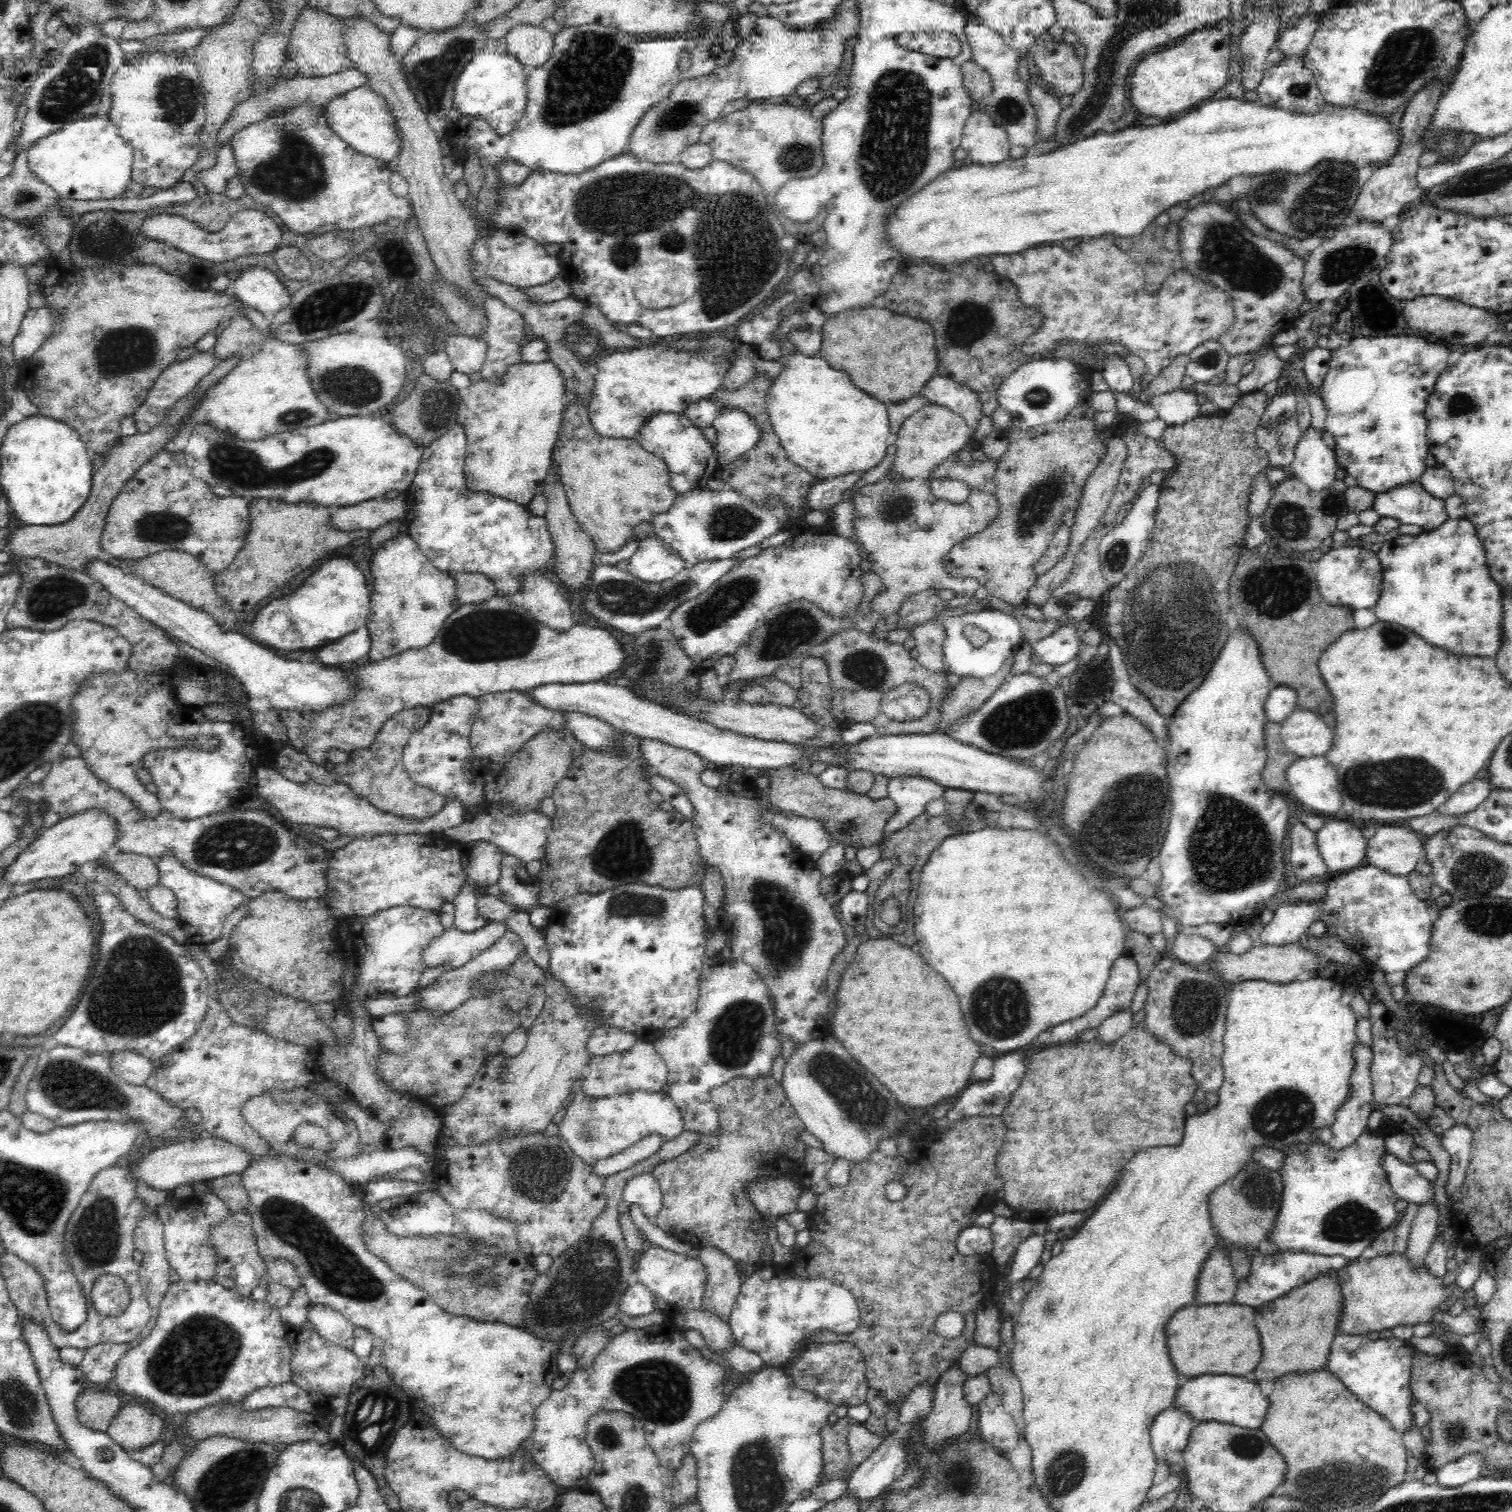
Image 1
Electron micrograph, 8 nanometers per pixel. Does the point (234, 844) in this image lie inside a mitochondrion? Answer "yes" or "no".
yes

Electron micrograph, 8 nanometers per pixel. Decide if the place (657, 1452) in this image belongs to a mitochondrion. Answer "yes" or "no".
no

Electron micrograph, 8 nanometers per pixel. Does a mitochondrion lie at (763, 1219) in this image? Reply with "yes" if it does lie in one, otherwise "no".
no

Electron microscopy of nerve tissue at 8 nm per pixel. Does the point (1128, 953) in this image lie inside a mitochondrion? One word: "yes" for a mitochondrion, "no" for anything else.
no

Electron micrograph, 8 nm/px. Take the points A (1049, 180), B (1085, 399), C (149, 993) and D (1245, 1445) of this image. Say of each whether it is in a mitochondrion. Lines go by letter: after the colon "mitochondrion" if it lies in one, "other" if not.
A: other
B: other
C: mitochondrion
D: mitochondrion

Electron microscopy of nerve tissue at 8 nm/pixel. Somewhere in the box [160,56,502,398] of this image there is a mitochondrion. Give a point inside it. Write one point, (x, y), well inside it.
(297, 173)

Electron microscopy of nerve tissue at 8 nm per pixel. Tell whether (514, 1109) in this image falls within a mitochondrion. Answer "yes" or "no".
no

